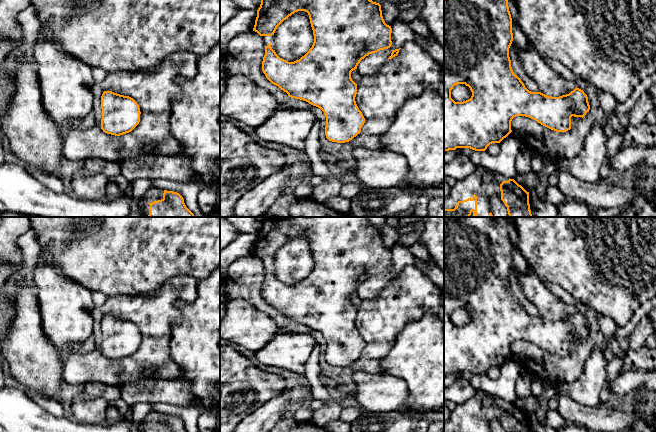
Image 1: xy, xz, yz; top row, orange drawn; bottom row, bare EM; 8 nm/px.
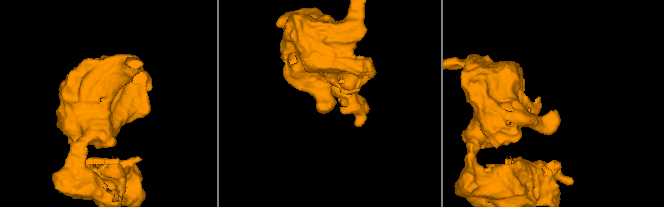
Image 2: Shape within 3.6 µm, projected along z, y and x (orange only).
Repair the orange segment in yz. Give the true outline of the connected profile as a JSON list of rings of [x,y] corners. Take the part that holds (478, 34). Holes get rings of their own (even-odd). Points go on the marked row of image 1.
[[[444,0],[444,152],[456,148],[485,151],[492,143],[500,143],[511,132],[511,121],[516,116],[529,117],[556,132],[571,129],[571,117],[584,117],[590,110],[588,97],[575,88],[559,97],[529,91],[514,74],[509,57],[513,41],[512,18],[508,0]],[[457,84],[465,84],[472,92],[470,99],[455,102],[451,90]]]

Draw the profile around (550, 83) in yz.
[[[514,48],[523,70],[536,82],[539,92],[559,97],[569,94],[577,87],[587,95],[590,110],[583,118],[572,116],[571,129],[566,132],[556,132],[525,116],[516,116],[511,121],[512,133],[538,156],[548,157],[555,162],[573,159],[582,150],[585,138],[595,124],[607,127],[608,116],[598,103],[600,90],[581,78],[576,83],[567,81],[535,50]]]

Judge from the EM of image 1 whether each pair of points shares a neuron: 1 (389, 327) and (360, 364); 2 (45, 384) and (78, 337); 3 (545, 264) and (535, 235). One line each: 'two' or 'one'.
1: one
2: two
3: one

